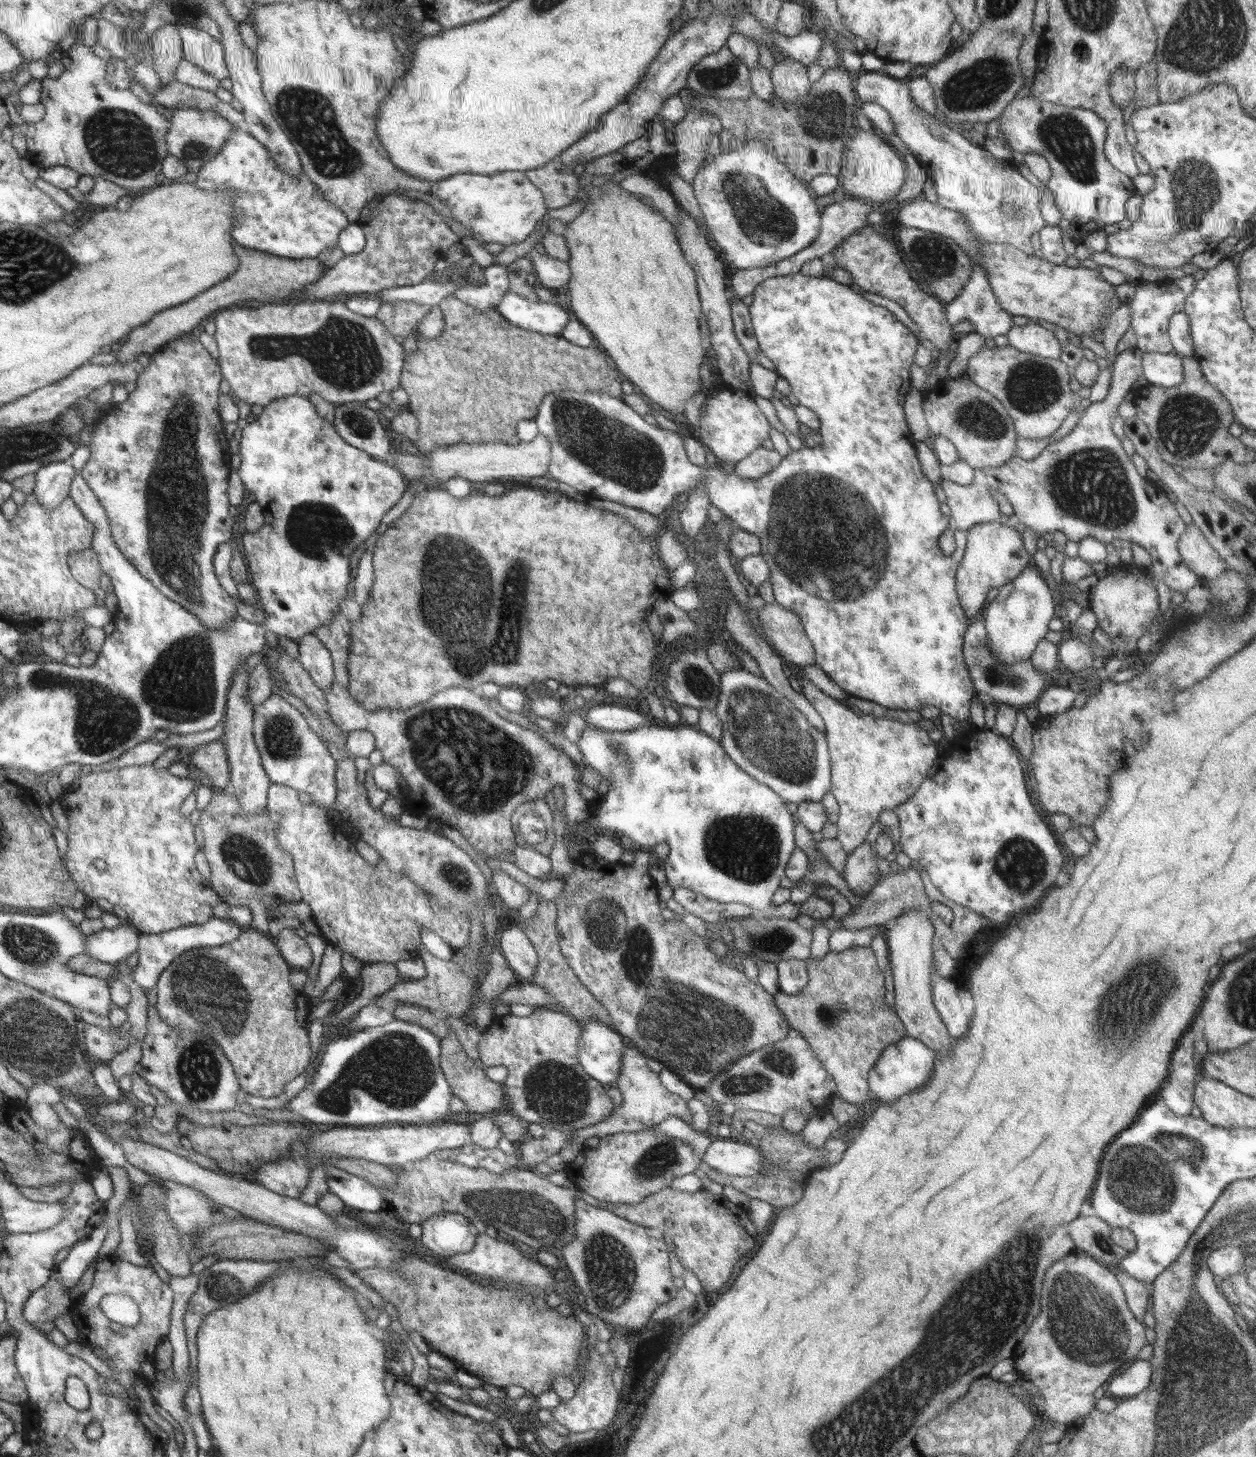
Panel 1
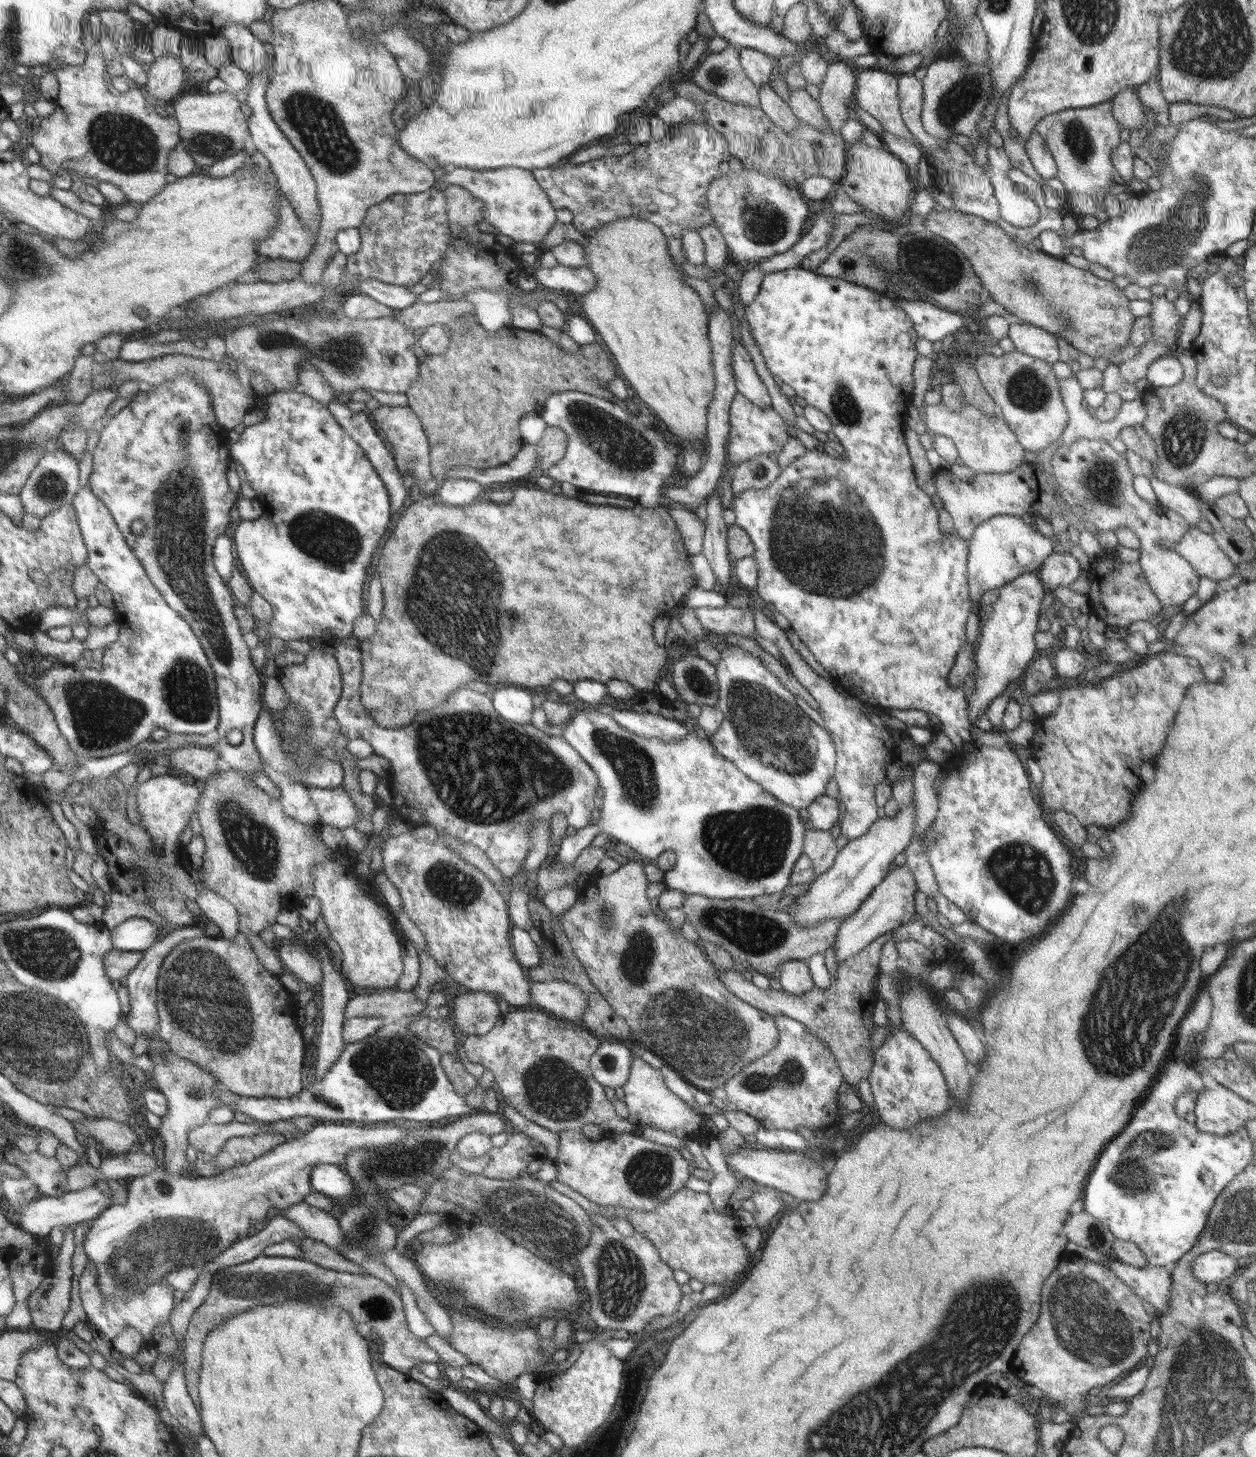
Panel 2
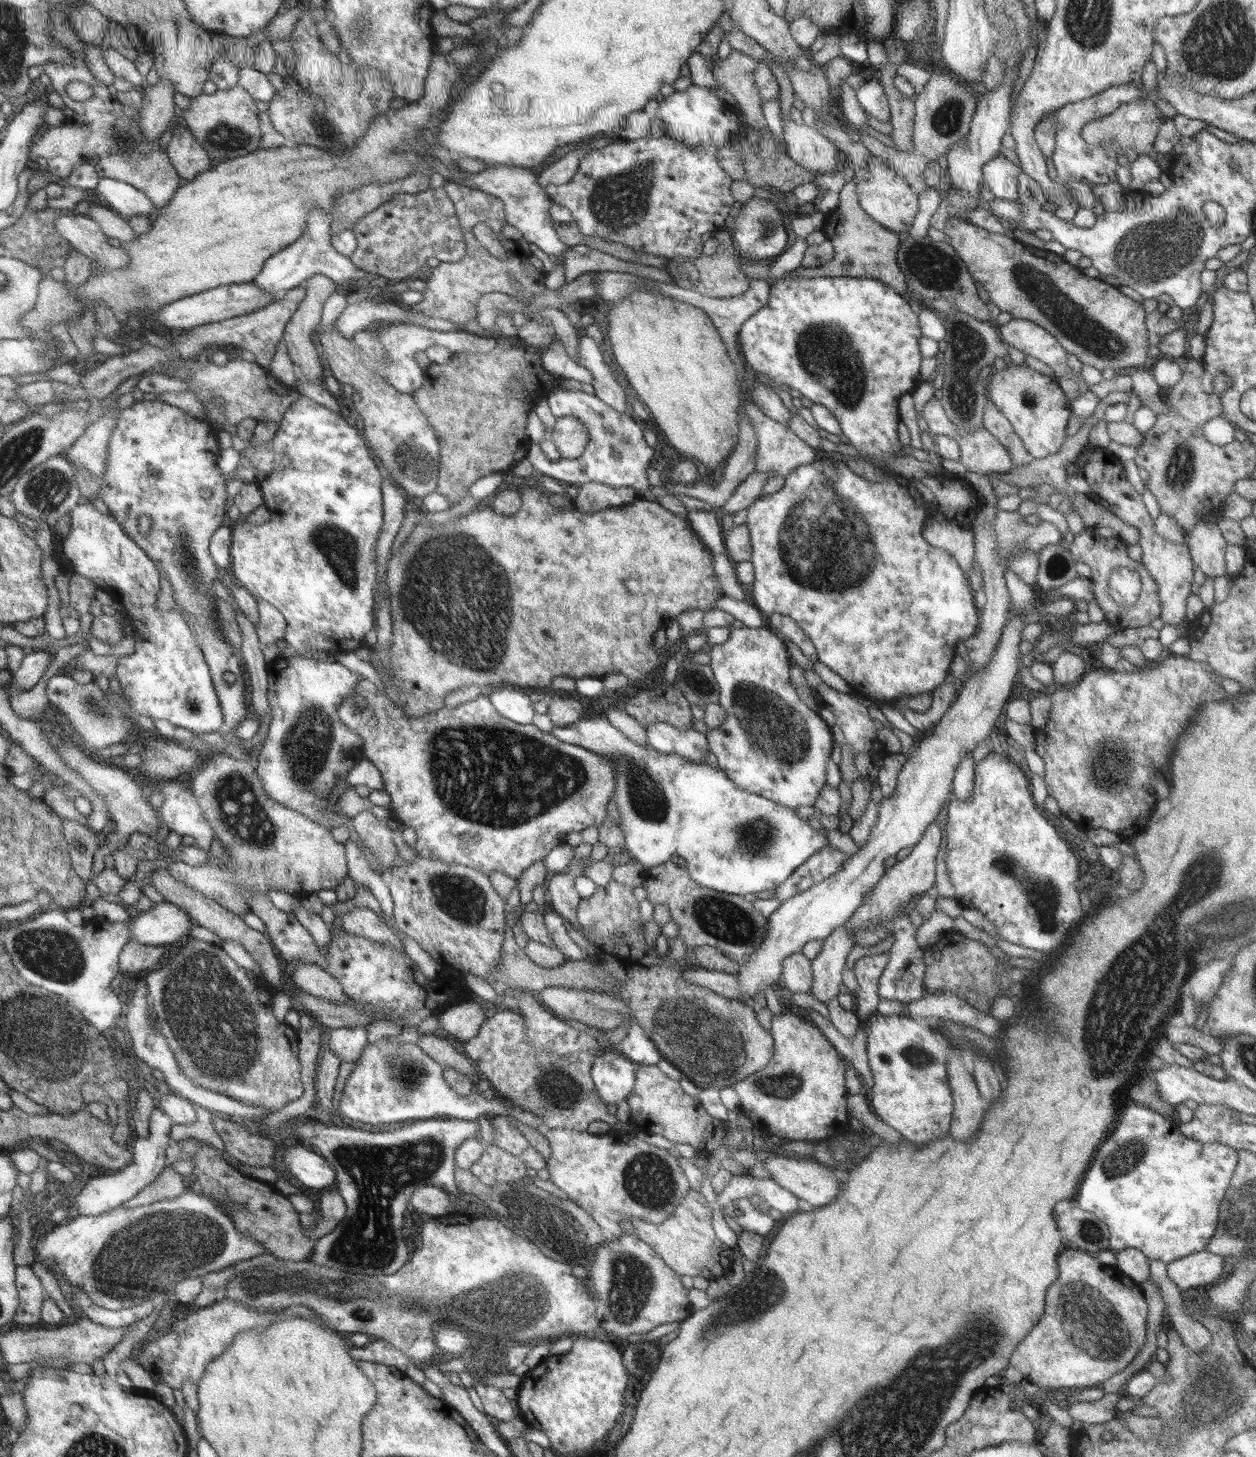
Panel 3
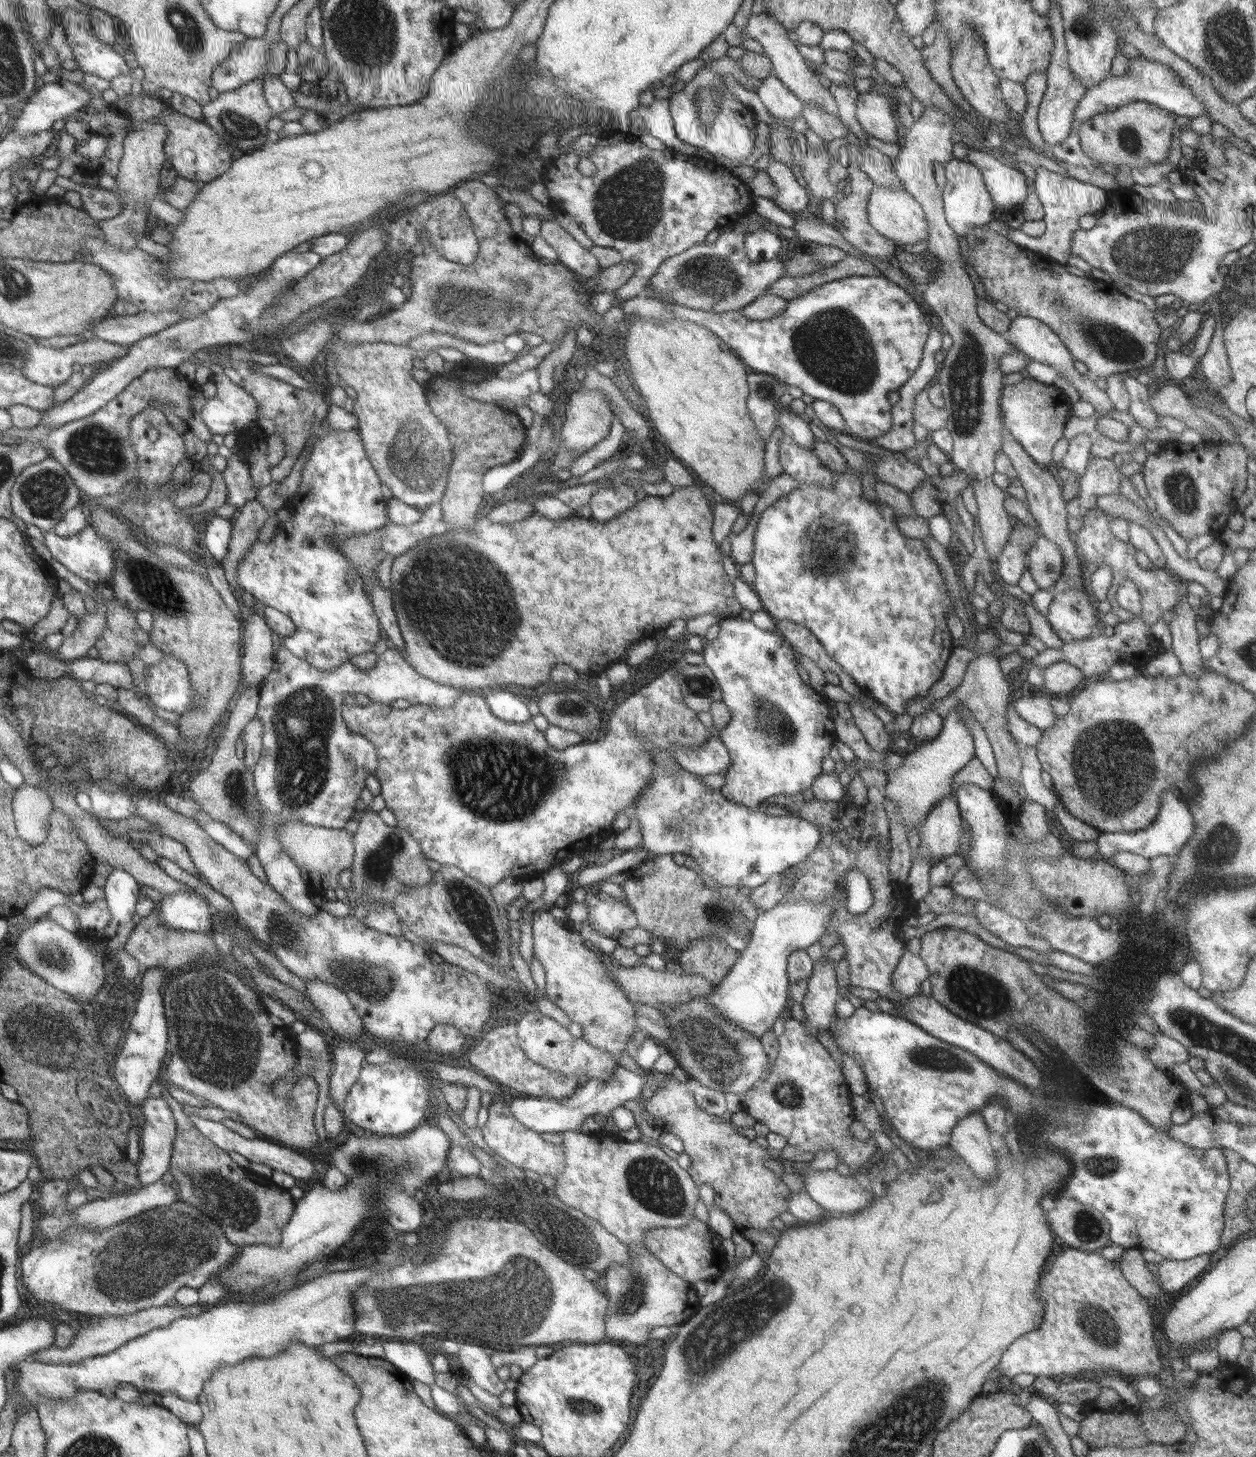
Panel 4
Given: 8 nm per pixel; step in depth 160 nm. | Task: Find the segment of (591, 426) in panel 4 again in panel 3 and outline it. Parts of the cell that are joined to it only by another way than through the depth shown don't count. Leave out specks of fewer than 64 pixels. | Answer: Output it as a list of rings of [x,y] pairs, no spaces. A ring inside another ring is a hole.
[[[560,417],[553,426],[553,433],[550,439],[559,448],[564,458],[580,458],[589,441],[589,434],[576,417]]]

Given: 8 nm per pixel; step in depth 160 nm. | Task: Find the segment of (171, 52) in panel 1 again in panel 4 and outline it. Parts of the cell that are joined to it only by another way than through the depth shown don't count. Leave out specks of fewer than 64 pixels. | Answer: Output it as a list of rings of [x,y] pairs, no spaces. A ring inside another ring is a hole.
[[[158,117],[150,118],[145,126],[127,134],[124,141],[124,156],[119,162],[118,174],[115,176],[117,190],[123,192],[122,210],[111,219],[98,223],[106,234],[106,240],[118,250],[132,250],[139,244],[139,238],[148,230],[148,208],[144,206],[158,194],[160,186],[160,170],[166,160],[164,154],[164,138],[167,135],[165,124]]]

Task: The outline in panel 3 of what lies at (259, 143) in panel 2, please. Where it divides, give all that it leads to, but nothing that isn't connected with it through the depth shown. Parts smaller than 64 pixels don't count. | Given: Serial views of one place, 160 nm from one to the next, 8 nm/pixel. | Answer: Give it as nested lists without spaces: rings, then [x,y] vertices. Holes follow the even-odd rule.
[[[309,208],[305,234],[295,244],[280,250],[266,262],[262,272],[258,277],[255,277],[256,287],[262,289],[264,293],[270,293],[270,295],[280,298],[288,290],[300,287],[307,278],[312,278],[317,274],[328,276],[336,283],[342,284],[344,281],[352,281],[352,284],[358,285],[357,281],[364,278],[366,271],[358,269],[350,261],[350,257],[340,254],[331,245],[330,223],[332,221],[332,218],[319,208]]]

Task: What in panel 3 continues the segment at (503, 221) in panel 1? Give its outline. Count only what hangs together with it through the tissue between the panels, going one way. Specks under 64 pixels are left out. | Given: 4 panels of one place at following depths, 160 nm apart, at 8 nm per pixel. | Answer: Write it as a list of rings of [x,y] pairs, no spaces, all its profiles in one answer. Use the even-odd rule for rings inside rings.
[[[498,165],[496,168],[489,166],[484,171],[473,173],[472,180],[478,190],[497,196],[504,203],[506,222],[522,232],[522,242],[525,245],[532,242],[540,250],[549,254],[552,259],[559,262],[562,260],[565,252],[569,250],[569,246],[560,240],[560,236],[556,234],[556,230],[552,226],[548,208],[552,206],[554,199],[546,189],[539,185],[537,174],[538,171],[533,169]]]

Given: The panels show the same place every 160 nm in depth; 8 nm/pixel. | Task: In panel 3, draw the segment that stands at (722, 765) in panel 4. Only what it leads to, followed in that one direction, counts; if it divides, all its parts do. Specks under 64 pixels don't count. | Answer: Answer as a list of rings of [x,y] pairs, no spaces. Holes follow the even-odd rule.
[[[664,722],[644,726],[649,746],[664,754],[677,754],[690,761],[703,760],[708,754],[709,742],[701,731],[692,728],[678,730]]]

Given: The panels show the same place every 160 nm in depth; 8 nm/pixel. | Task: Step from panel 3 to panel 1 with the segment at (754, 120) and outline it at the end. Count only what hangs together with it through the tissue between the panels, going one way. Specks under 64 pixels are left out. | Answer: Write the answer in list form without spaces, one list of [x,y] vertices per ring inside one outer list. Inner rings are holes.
[[[724,46],[712,55],[704,56],[688,74],[687,87],[714,98],[746,100],[752,96],[748,66]]]

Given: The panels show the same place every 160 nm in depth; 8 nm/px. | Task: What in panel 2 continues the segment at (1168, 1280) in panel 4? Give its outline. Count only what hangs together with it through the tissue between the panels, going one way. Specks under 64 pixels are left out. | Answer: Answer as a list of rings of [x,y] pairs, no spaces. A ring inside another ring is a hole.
[[[1211,1251],[1194,1260],[1191,1264],[1189,1270],[1190,1280],[1194,1280],[1203,1284],[1210,1284],[1210,1282],[1217,1282],[1219,1284],[1225,1285],[1233,1279],[1233,1277],[1238,1273],[1238,1260],[1234,1259],[1232,1256],[1224,1254],[1221,1251]]]

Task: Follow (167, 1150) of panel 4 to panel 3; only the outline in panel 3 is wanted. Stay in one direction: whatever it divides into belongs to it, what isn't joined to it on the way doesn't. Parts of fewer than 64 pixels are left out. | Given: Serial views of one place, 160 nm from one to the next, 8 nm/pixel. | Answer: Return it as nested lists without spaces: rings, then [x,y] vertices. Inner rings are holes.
[[[156,1108],[149,1121],[149,1133],[147,1137],[134,1137],[129,1143],[133,1151],[133,1161],[116,1173],[108,1173],[106,1176],[90,1177],[85,1184],[76,1184],[73,1190],[73,1205],[78,1208],[79,1216],[98,1216],[111,1209],[120,1207],[123,1202],[134,1198],[145,1186],[159,1177],[159,1174],[167,1168],[167,1148],[173,1141],[170,1138],[170,1130],[175,1124],[170,1116]]]

